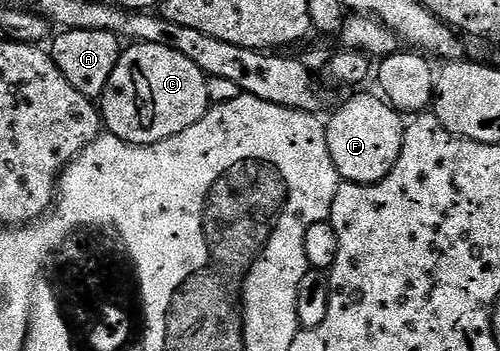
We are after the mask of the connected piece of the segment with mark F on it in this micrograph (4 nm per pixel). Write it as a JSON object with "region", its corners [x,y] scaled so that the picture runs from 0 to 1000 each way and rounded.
{"region":[[[734,259],[712,262],[718,268],[698,279],[664,328],[662,345],[652,348],[654,405],[658,442],[666,442],[666,464],[686,516],[744,527],[786,487],[802,442],[810,333],[764,274],[726,262]]]}

